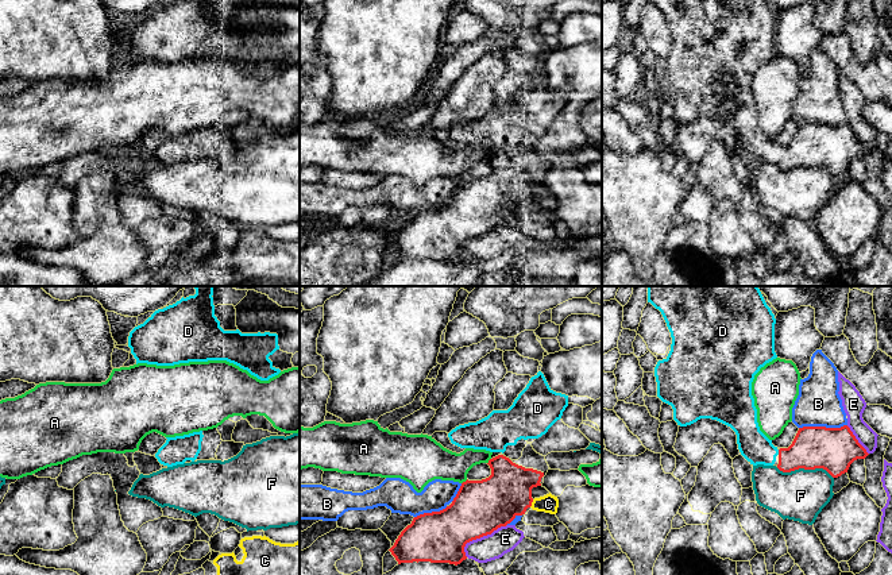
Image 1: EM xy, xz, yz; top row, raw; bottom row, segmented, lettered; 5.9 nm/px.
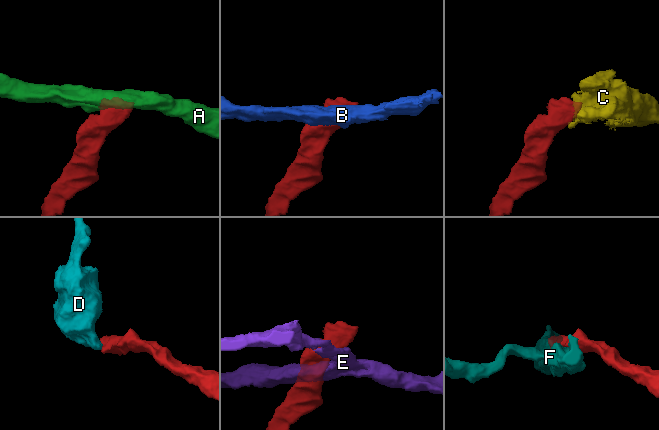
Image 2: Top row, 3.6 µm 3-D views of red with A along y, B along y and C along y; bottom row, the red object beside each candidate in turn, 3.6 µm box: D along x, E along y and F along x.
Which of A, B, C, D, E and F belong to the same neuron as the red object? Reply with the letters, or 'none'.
D

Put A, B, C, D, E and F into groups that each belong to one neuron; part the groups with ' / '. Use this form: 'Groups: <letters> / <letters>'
Groups: A / B / C / D / E / F

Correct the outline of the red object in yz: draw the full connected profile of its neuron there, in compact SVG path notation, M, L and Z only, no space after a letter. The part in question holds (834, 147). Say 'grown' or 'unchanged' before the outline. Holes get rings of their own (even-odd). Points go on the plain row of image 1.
grown; M650 0L659 7L671 30L668 54L654 65L657 94L672 104L673 117L687 124L700 116L717 117L737 132L741 153L753 163L773 163L783 170L823 166L833 175L847 170L857 157L869 151L847 123L841 126L799 126L788 146L777 146L761 128L752 93L754 73L777 55L776 16L766 0Z

